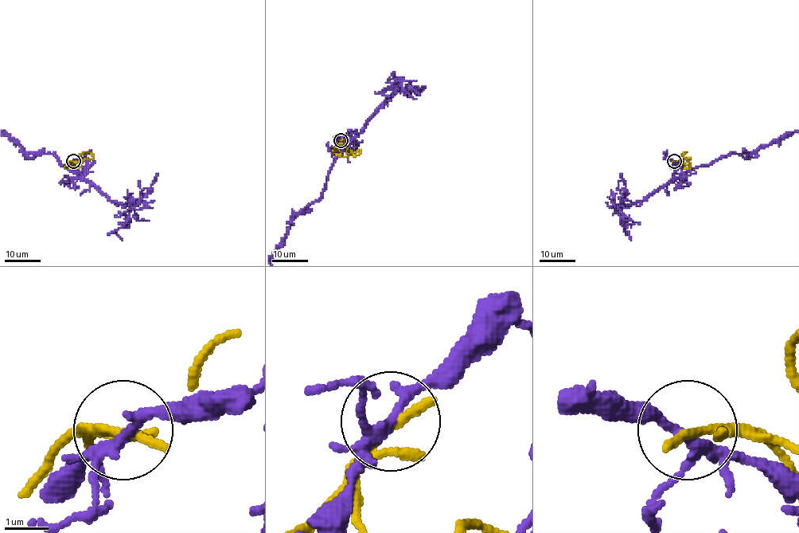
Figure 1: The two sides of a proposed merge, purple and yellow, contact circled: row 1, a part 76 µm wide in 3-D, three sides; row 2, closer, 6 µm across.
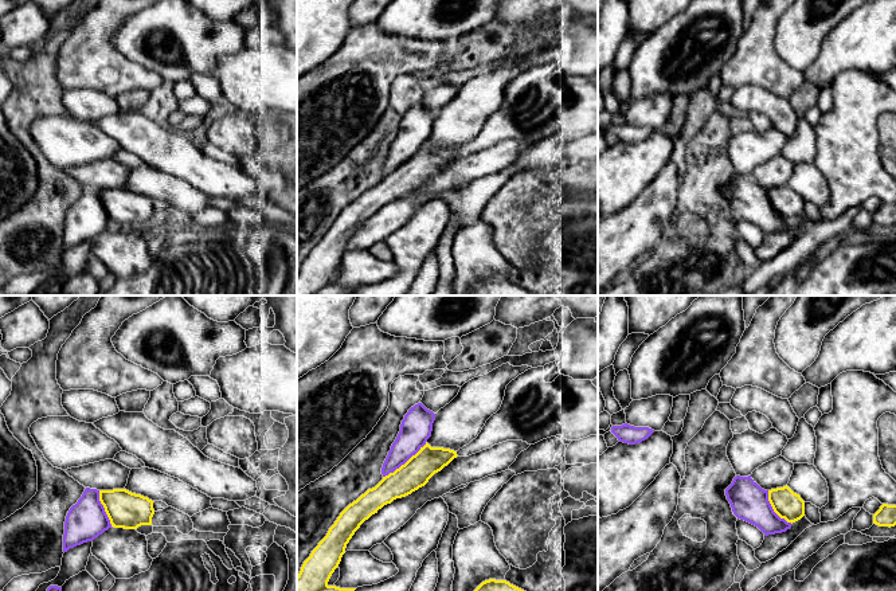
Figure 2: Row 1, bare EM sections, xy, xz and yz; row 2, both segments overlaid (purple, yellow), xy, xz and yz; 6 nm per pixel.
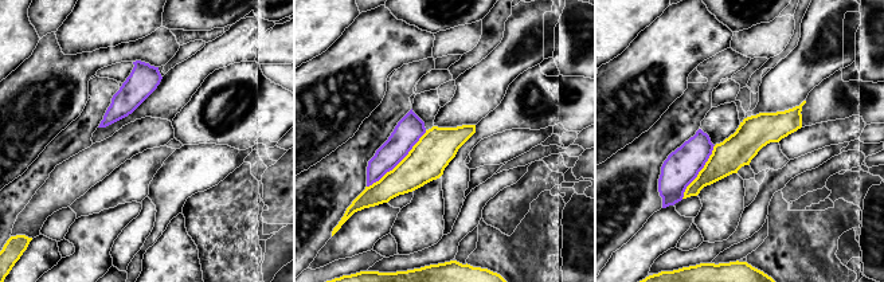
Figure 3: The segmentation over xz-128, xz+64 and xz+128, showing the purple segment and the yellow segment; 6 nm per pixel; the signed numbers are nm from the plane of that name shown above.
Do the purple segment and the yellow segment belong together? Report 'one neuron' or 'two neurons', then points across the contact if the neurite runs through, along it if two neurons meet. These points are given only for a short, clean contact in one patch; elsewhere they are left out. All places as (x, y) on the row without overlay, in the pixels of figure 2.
two neurons

